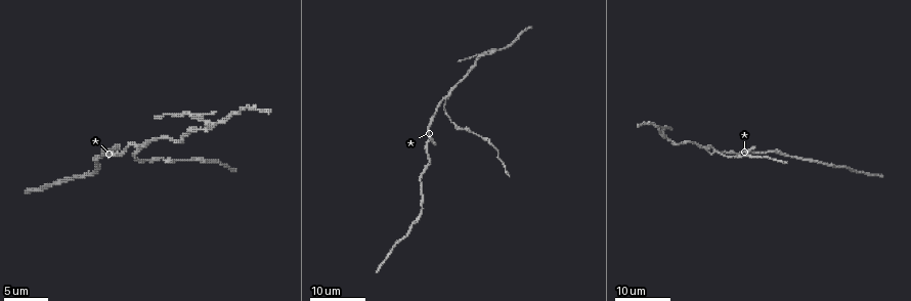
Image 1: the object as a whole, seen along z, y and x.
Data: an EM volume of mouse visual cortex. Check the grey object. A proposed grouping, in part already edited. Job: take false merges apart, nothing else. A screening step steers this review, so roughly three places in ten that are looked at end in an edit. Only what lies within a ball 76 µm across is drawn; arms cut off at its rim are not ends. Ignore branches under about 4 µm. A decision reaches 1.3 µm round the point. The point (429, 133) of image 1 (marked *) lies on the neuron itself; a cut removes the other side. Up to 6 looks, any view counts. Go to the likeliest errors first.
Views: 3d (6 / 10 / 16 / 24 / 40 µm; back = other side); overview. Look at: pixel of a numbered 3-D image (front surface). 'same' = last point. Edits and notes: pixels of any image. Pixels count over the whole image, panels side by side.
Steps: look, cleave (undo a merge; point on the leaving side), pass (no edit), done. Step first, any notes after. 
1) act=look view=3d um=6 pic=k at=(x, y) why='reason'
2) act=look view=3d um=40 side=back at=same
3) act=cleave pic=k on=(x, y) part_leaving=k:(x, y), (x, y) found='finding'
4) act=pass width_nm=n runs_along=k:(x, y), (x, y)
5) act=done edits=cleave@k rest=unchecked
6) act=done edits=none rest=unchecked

act=look view=3d um=24 pic=1 at=(206, 124) why='three arms meet'

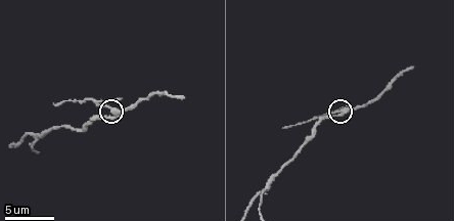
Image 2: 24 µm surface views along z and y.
act=look view=3d um=6 pic=2 at=(340, 110)

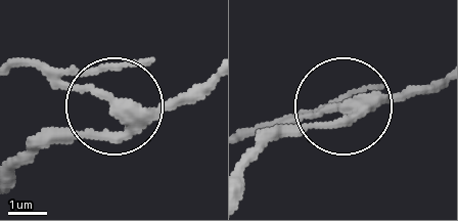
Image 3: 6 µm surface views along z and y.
act=look view=3d um=6 side=back pic=3 at=(112, 103)

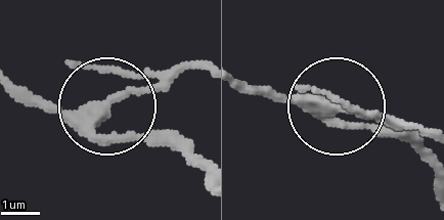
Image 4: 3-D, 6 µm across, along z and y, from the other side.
act=cleave pic=4 on=(103, 67) side_arm_um=7 part_leaving=4:(85, 118), (200, 70) found='two neurons meet here'

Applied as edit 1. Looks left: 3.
act=look view=overview

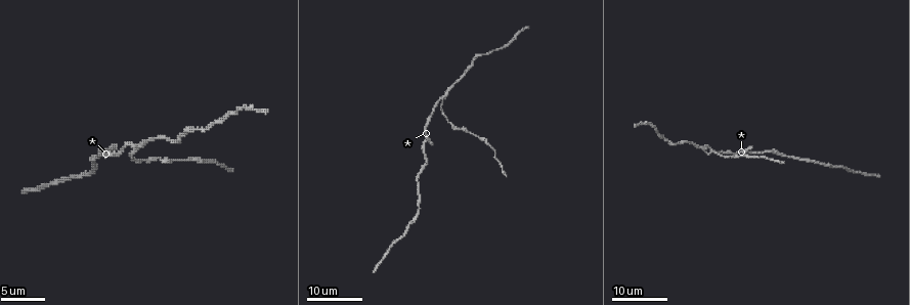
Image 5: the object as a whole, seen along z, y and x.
act=look view=3d um=24 pic=5 at=(704, 151) why='side arm on a straight run'

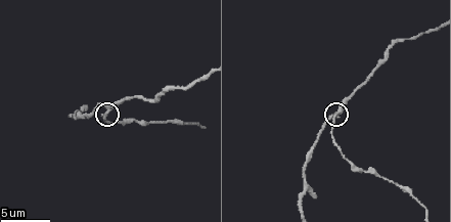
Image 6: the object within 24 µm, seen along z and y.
act=look view=3d um=6 pic=6 at=(336, 114) why='zoom in'

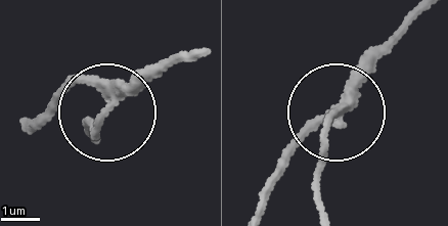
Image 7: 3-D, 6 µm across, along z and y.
act=cleave pic=7 on=(92, 134) arms=3 found='a second neuron is stuck on'

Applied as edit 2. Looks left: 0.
act=done edits=cleave@4,cleave@7 rest=unchecked

